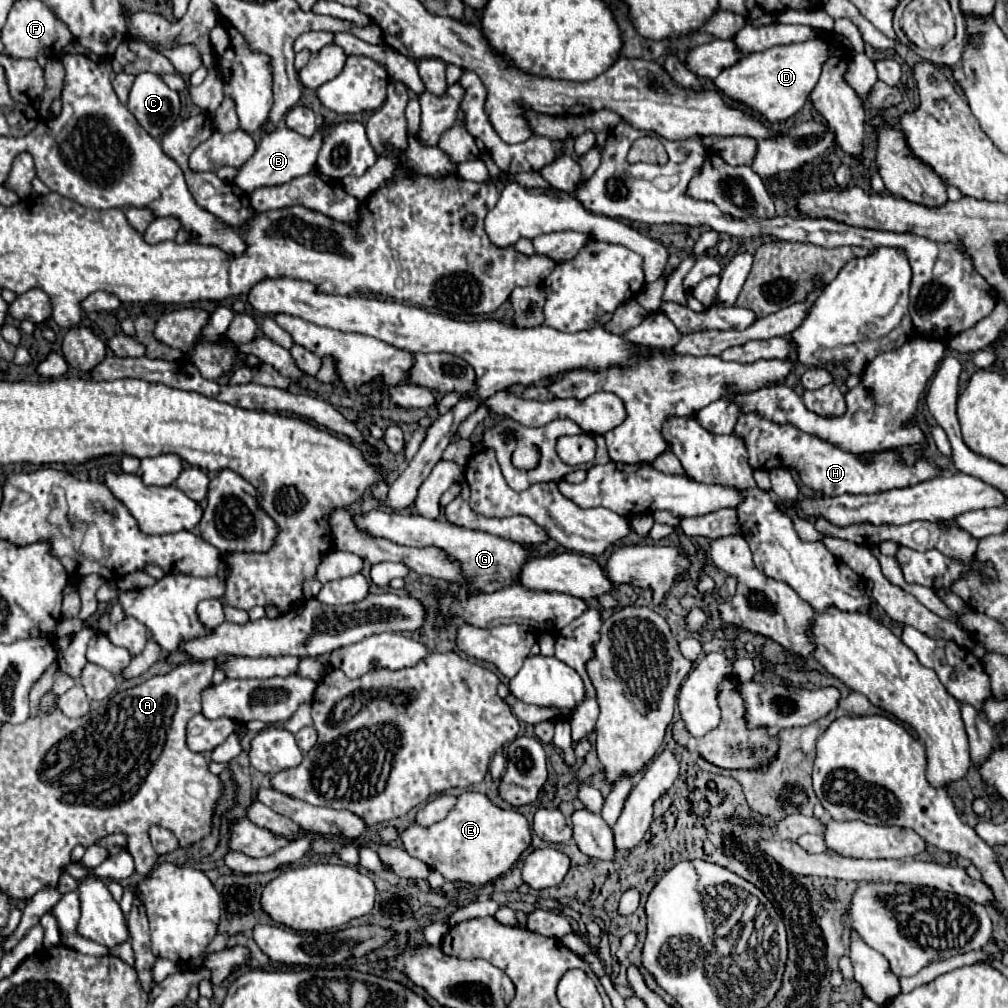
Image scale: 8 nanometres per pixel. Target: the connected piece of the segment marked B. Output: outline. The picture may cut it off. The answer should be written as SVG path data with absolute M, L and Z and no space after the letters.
M289 128L273 130L263 136L261 144L257 146L257 152L237 170L233 184L247 194L255 192L257 188L263 188L263 186L287 184L297 176L305 176L305 174L313 172L319 148L321 148L321 130L317 130L317 134L313 138L305 138Z

